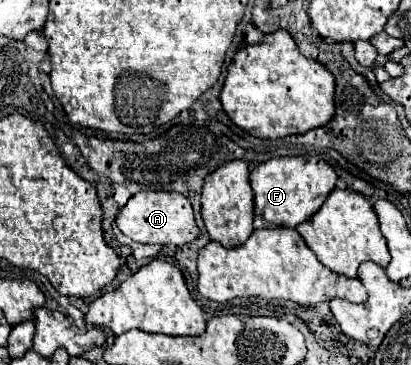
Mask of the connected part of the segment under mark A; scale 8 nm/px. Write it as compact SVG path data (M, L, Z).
M141 190L129 198L129 202L121 208L115 222L127 238L131 238L133 242L141 242L141 244L183 246L199 236L199 228L195 224L191 202L175 192Z

